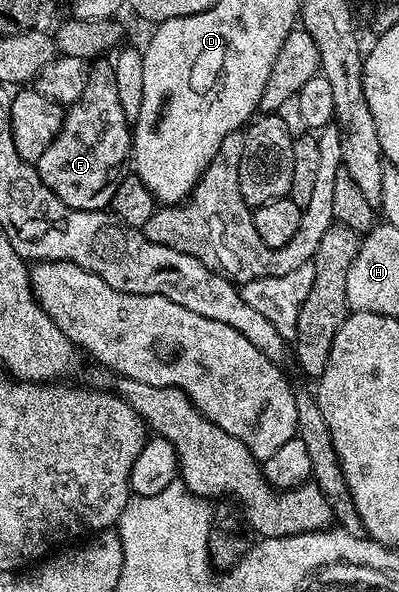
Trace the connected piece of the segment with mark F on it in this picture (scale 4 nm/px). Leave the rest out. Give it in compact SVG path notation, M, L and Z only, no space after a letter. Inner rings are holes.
M97 63L88 73L88 85L82 90L82 98L77 104L71 105L64 113L64 125L60 132L50 142L46 154L35 164L35 170L42 178L42 182L58 199L66 202L66 206L78 210L99 212L111 205L114 194L126 175L132 155L132 128L130 118L122 110L122 102L118 100L118 86L114 78L111 63Z

